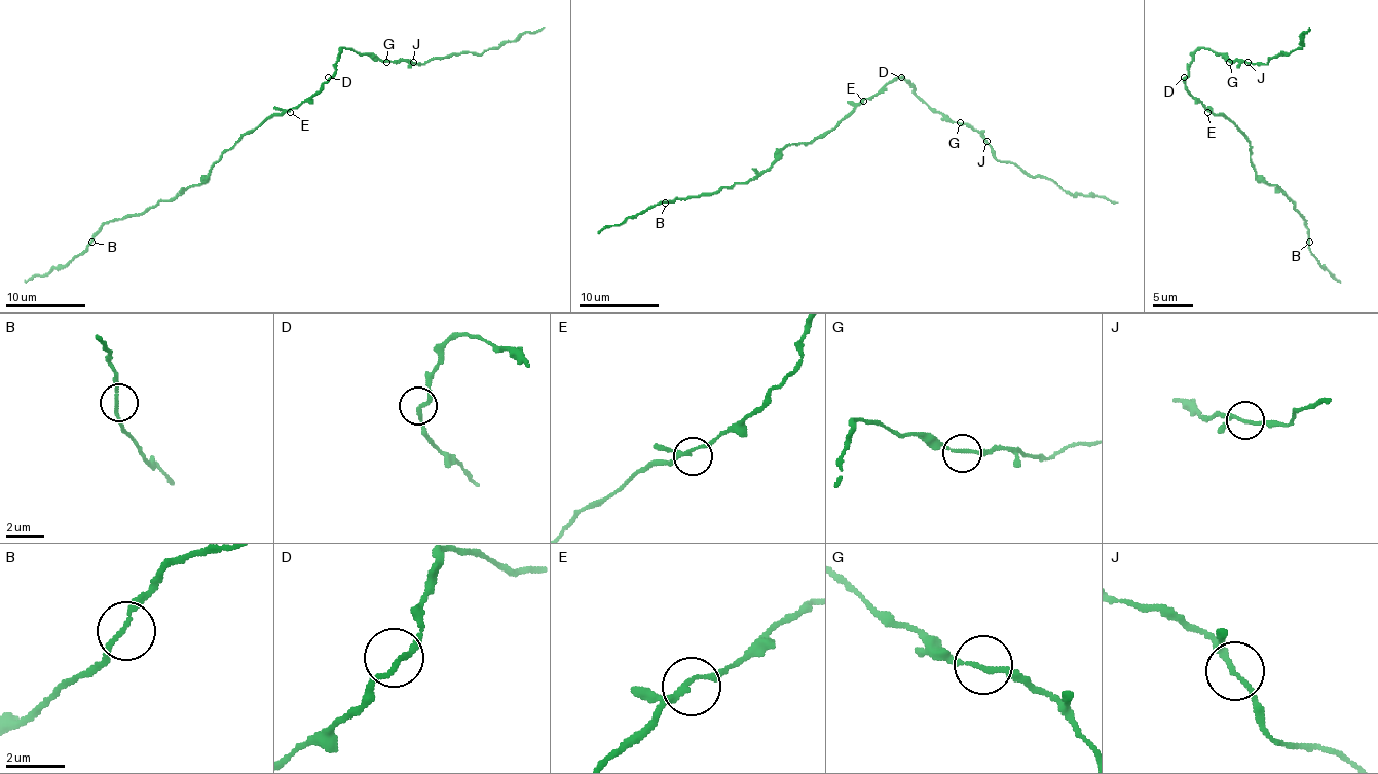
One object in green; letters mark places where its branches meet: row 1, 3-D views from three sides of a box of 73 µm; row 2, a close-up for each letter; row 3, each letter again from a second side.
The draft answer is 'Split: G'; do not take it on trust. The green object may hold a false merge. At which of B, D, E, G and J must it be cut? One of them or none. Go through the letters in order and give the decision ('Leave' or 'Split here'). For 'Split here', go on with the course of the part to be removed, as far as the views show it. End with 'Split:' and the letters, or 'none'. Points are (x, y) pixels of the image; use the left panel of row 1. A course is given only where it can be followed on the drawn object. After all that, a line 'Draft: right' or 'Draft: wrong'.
B: Leave
D: Leave
E: Leave
G: Leave
J: Leave
Split: none
Draft: wrong

